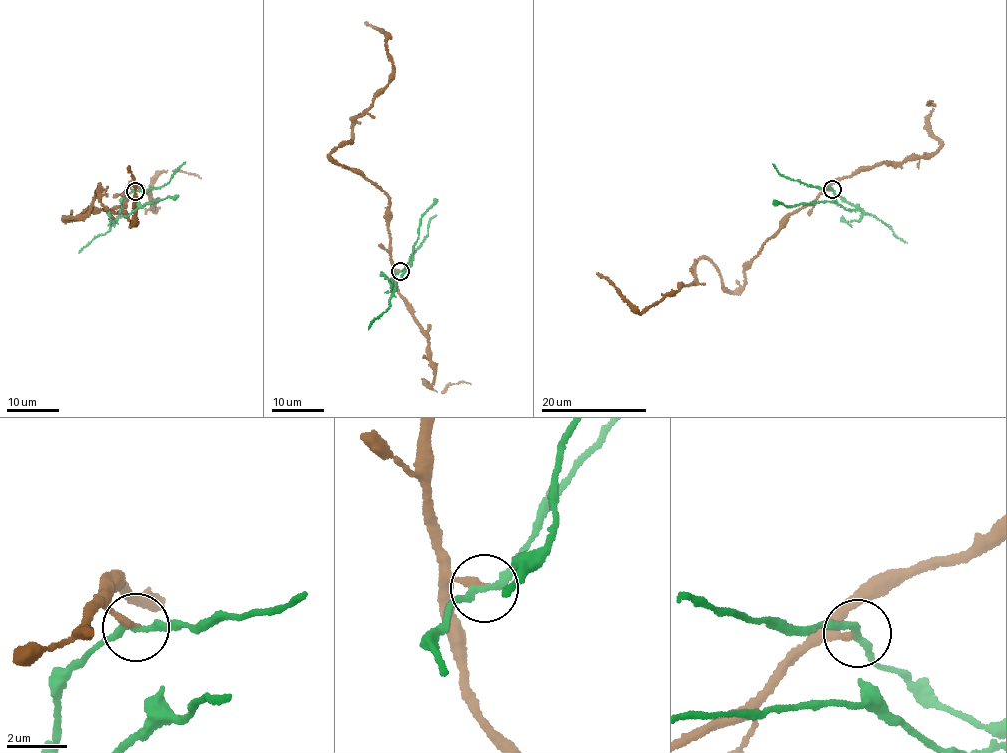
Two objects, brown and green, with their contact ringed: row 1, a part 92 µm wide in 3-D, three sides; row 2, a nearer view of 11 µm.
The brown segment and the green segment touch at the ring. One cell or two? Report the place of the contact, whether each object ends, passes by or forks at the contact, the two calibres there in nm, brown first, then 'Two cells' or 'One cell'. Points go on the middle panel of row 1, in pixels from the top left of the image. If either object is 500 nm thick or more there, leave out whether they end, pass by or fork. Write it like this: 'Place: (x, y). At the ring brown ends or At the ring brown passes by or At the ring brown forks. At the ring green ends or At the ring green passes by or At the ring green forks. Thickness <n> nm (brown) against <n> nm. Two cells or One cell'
Place: (400, 271). At the ring brown ends. At the ring green passes by. Thickness 240 nm (brown) against 240 nm. Two cells

